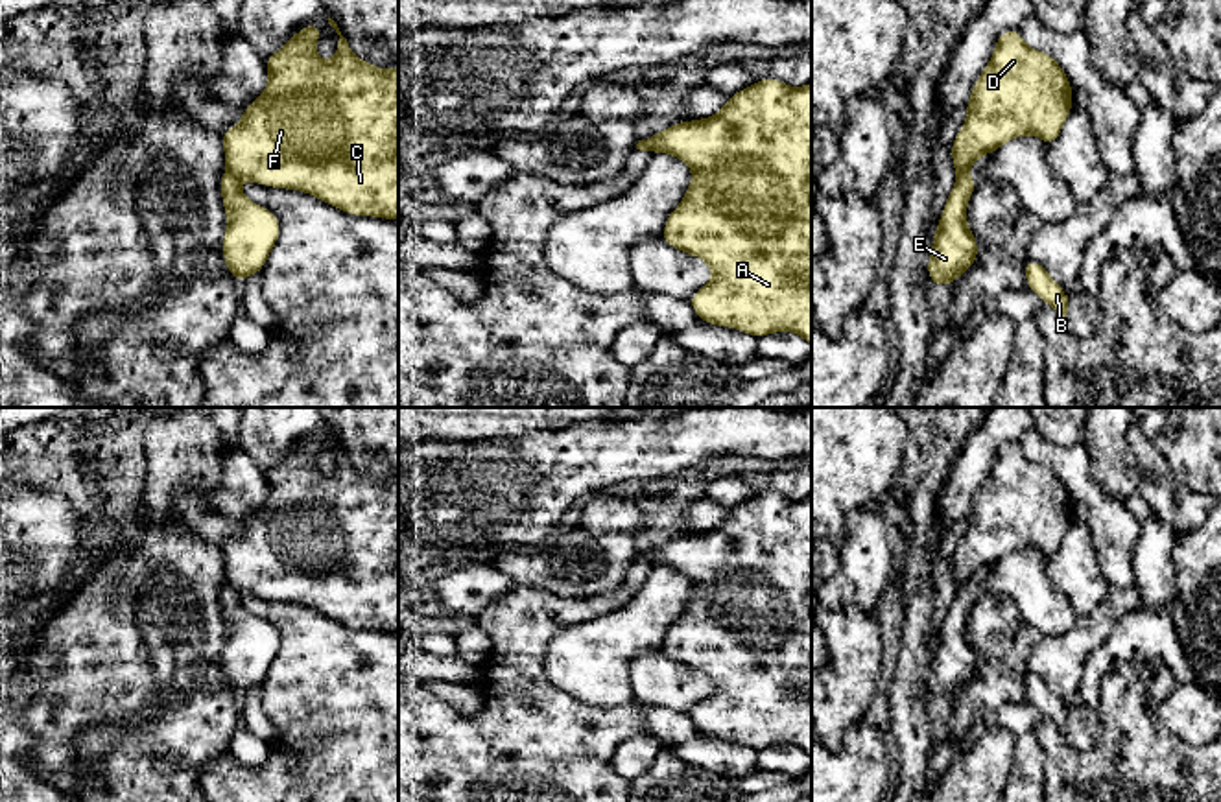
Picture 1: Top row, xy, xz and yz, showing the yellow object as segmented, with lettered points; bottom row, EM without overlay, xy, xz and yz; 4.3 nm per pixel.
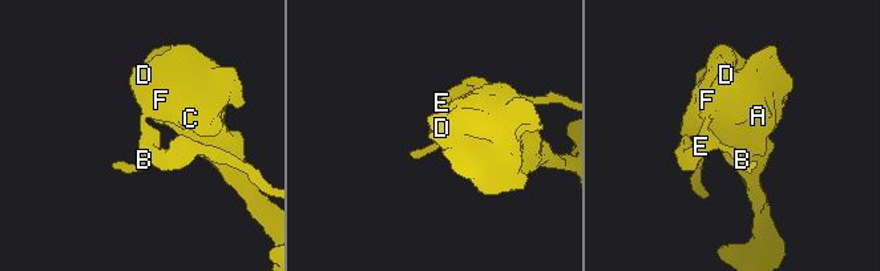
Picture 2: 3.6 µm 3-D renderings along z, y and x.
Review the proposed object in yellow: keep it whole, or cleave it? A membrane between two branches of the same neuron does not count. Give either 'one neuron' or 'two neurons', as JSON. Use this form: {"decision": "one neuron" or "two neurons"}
{"decision": "two neurons"}

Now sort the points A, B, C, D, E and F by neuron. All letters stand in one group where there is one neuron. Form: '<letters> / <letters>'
A C D F / B E

